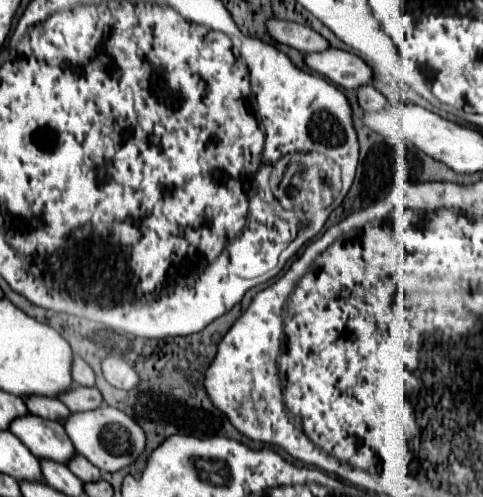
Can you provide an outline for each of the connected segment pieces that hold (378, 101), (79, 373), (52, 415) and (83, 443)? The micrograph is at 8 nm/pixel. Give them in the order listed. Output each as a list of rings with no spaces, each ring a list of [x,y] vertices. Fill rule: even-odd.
[[[374,86],[370,88],[360,88],[358,92],[358,102],[366,112],[380,112],[382,108],[388,106],[386,96],[382,96]]]
[[[80,356],[74,358],[72,376],[74,376],[74,380],[76,380],[78,386],[94,386],[94,370]]]
[[[34,398],[32,400],[26,400],[28,404],[28,410],[40,418],[46,418],[46,420],[56,420],[56,422],[66,422],[66,418],[72,414],[60,400],[46,400],[46,398]]]
[[[106,406],[98,408],[96,412],[76,412],[72,414],[72,420],[64,424],[76,452],[90,460],[94,466],[98,466],[102,472],[118,472],[130,464],[134,464],[144,448],[146,448],[146,436],[140,424],[136,424],[128,414],[124,414],[118,408]]]

